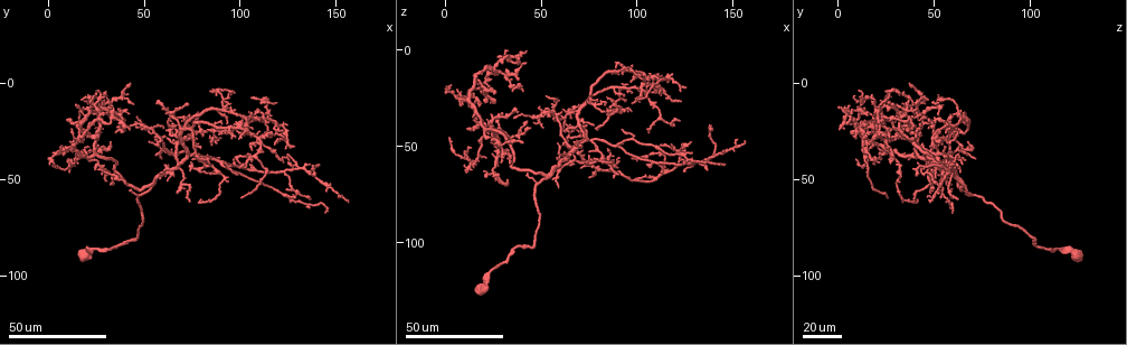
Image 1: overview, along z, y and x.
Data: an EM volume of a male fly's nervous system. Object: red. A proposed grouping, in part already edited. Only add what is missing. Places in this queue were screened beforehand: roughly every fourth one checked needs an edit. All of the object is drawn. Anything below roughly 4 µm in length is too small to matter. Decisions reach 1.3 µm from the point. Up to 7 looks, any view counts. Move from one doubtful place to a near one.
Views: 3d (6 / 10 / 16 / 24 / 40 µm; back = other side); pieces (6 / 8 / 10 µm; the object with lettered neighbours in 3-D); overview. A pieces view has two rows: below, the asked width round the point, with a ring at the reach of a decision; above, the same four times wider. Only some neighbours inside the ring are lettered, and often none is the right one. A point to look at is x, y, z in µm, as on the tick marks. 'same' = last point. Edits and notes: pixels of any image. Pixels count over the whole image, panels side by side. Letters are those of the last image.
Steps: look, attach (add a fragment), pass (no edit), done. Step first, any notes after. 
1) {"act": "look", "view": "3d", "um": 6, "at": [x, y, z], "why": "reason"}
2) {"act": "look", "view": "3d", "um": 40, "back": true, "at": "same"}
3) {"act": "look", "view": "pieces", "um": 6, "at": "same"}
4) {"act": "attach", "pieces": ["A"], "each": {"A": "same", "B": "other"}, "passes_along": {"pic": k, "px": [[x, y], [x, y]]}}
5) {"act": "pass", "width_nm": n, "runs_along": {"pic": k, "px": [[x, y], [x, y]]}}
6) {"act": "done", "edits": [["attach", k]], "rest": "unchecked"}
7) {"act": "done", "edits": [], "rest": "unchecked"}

{"act": "look", "view": "3d", "um": 24, "at": [25, 13, 27]}

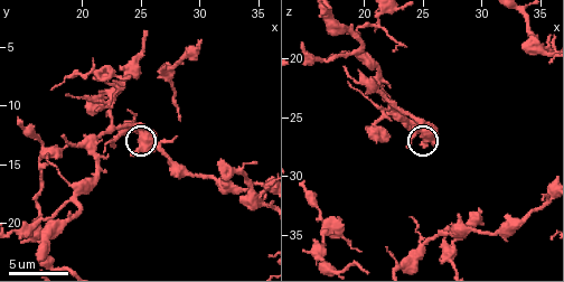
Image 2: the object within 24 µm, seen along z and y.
{"act": "look", "view": "pieces", "um": 8, "at": [26.0, 13.6, 26.0], "why": "see the neighbours"}

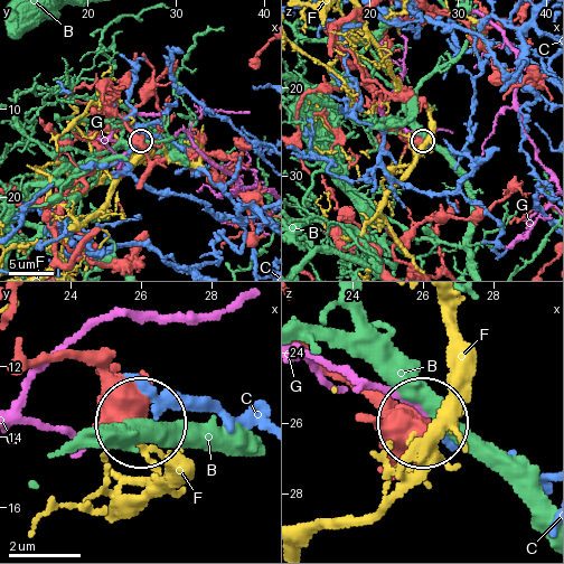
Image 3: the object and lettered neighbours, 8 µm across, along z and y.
{"act": "pass", "each": {"B": "other", "C": "other", "F": "other", "G": "other"}, "runs_along": {"pic": 3, "px": [[36, 366], [82, 357], [141, 423]]}, "found": "none of them fits"}

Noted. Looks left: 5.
{"act": "look", "view": "3d", "um": 40, "at": [7, 34, 21], "why": "thin end"}

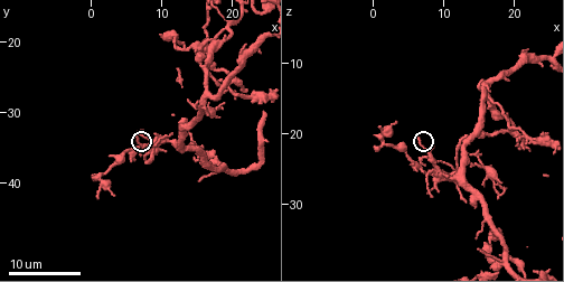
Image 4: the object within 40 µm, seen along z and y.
{"act": "look", "view": "pieces", "um": 10, "at": [6.0, 33.5, 20.5]}

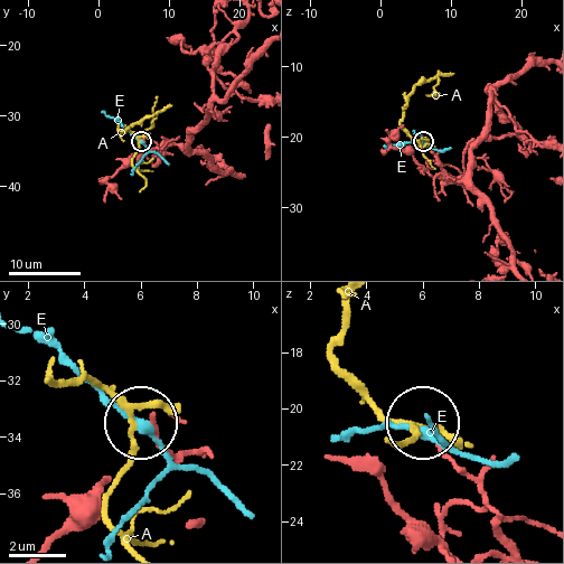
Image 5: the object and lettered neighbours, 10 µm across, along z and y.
{"act": "pass", "width_nm": 140, "each": {"A": "other", "E": "other"}, "runs_along": {"pic": 5, "px": [[200, 453], [166, 447], [154, 422]]}, "found": "no lettered fragment goes on from it"}

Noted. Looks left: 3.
{"act": "look", "view": "3d", "um": 40, "at": [28, 12, 3], "why": "tapers out"}

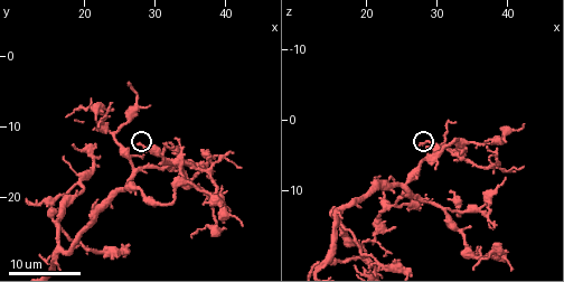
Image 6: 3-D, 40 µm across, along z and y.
{"act": "look", "view": "pieces", "um": 10, "at": [27.5, 12.5, 4.0]}

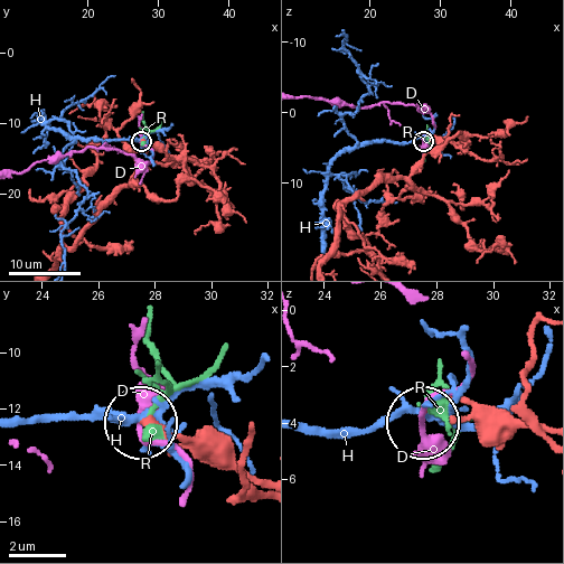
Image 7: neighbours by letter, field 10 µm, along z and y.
{"act": "pass", "each": {"D": "other", "H": "other", "R": "other"}, "runs_along": {"pic": 7, "px": [[149, 193], [163, 199], [176, 198], [184, 163], [140, 141]]}, "found": "none of them fits"}

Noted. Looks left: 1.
{"act": "done", "edits": [], "rest": "unchecked"}

